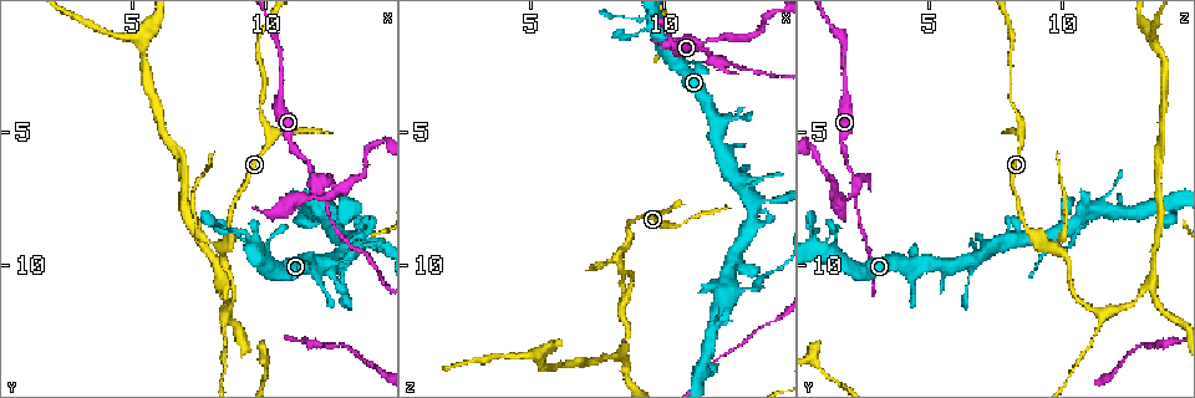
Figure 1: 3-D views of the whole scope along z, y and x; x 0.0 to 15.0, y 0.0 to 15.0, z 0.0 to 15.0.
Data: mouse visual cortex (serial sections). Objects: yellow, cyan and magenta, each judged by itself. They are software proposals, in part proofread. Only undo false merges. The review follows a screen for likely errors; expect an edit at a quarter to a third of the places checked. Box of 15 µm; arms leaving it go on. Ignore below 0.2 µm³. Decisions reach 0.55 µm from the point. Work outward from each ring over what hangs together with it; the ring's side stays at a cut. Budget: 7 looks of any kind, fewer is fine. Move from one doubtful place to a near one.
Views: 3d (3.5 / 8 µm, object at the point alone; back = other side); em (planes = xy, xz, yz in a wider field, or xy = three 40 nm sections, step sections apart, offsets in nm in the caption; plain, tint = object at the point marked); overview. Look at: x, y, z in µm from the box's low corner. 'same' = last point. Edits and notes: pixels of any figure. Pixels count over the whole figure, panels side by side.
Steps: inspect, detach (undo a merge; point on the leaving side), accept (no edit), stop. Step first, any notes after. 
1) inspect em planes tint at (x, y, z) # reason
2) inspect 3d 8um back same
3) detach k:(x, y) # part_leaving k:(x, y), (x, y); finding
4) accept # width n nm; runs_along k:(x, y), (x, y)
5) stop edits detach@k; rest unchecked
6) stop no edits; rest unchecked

inspect 3d 3.5um at (11.8, 7.0, 2.4) # side arm on a straight run

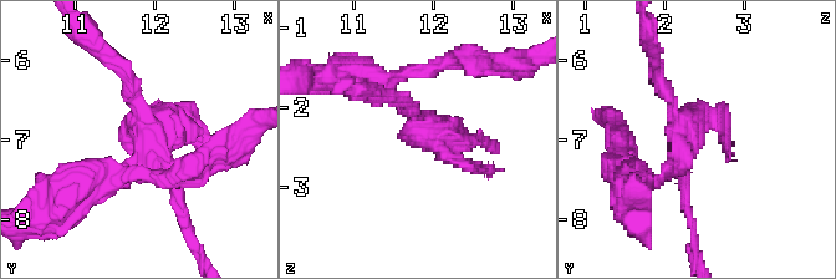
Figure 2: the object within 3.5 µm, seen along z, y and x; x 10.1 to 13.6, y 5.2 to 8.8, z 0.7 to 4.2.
detach 2:(200, 142) # part_leaving 2:(137, 122), (146, 150), (118, 172); two cells meet here

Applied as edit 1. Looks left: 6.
inspect overview # redraw

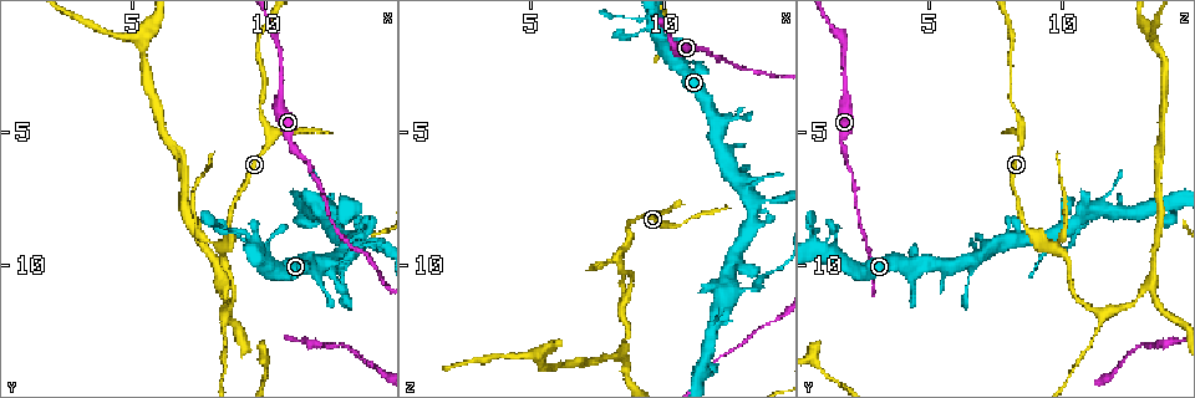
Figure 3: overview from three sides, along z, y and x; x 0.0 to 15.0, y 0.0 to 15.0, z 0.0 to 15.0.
inspect 3d 3.5um at (9.8, 4.1, 8.3) # thin neck

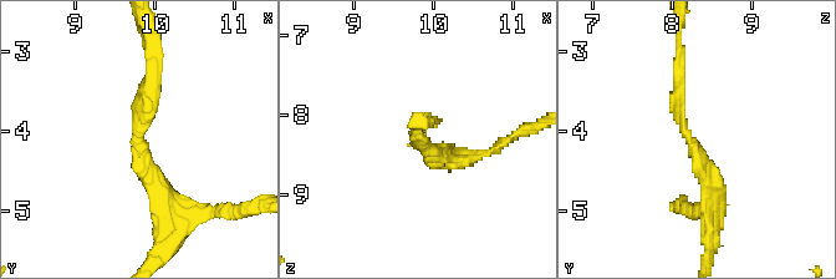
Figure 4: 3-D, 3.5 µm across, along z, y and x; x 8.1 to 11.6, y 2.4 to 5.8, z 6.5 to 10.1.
inspect em xy step 5 tint at (9.80, 4.05, 8.20) # arm_widths 150, 250 nm

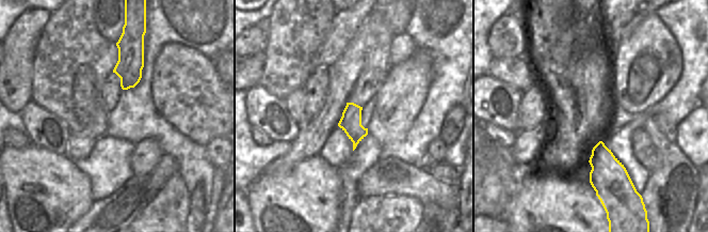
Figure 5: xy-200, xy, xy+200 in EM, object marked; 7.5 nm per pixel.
accept # continuous, no second cell

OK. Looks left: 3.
inspect 3d 8um at (8.3, 9.3, 9.8) # sharp bend

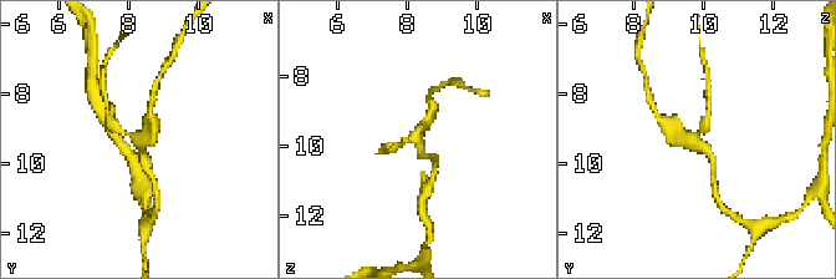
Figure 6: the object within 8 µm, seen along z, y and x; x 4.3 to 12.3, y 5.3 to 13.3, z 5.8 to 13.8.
inspect em xy step 2 tint at (8.2, 9.3, 9.8) # now the EM

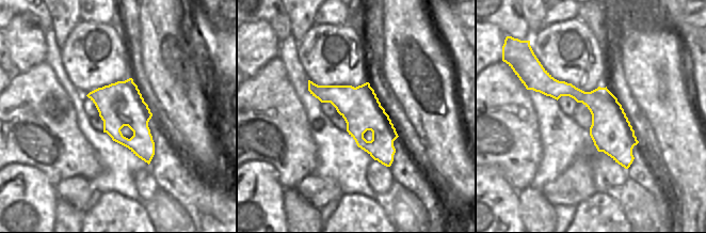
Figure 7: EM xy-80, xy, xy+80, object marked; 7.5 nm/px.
accept # runs_along 6:(669, 125), (707, 148), (712, 168); one cell here

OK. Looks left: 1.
stop edits detach@2; rest unchecked

